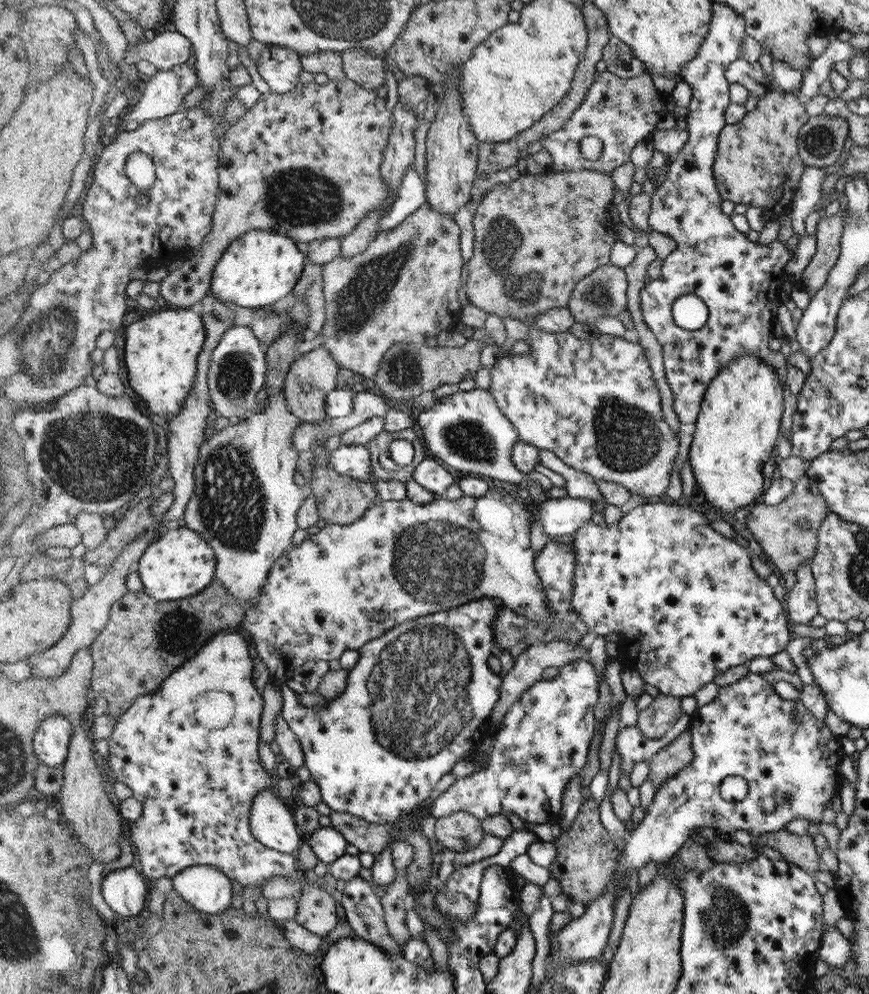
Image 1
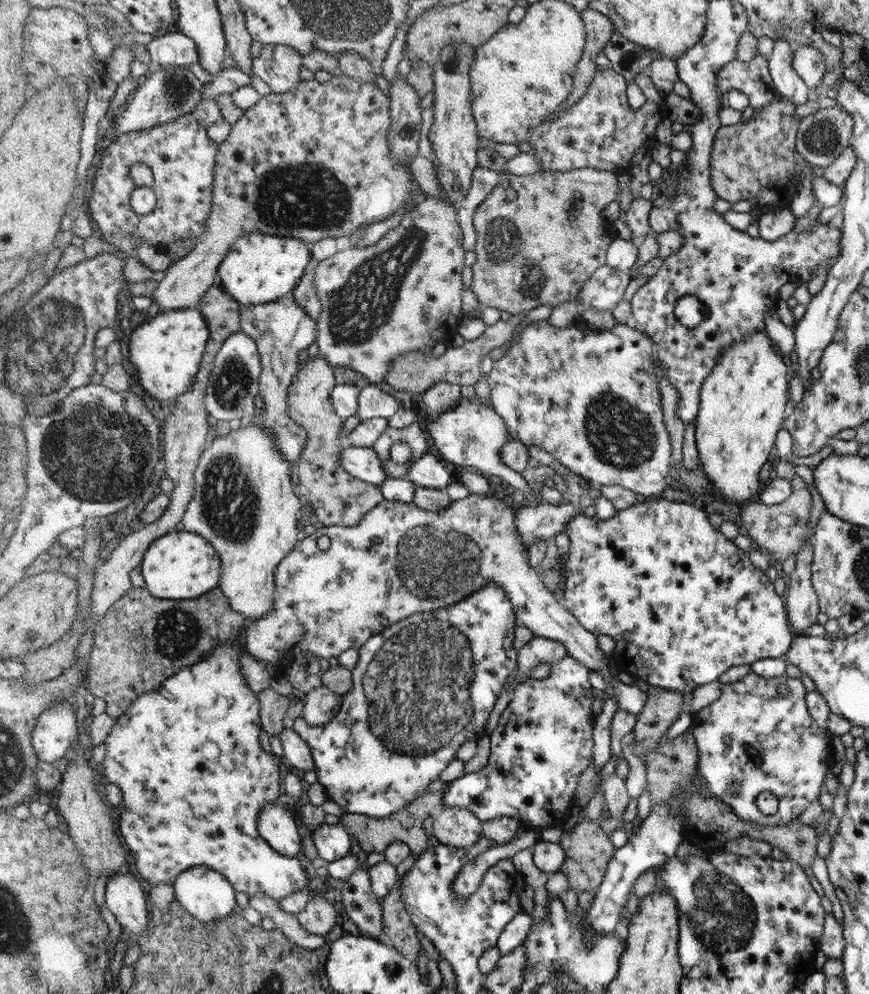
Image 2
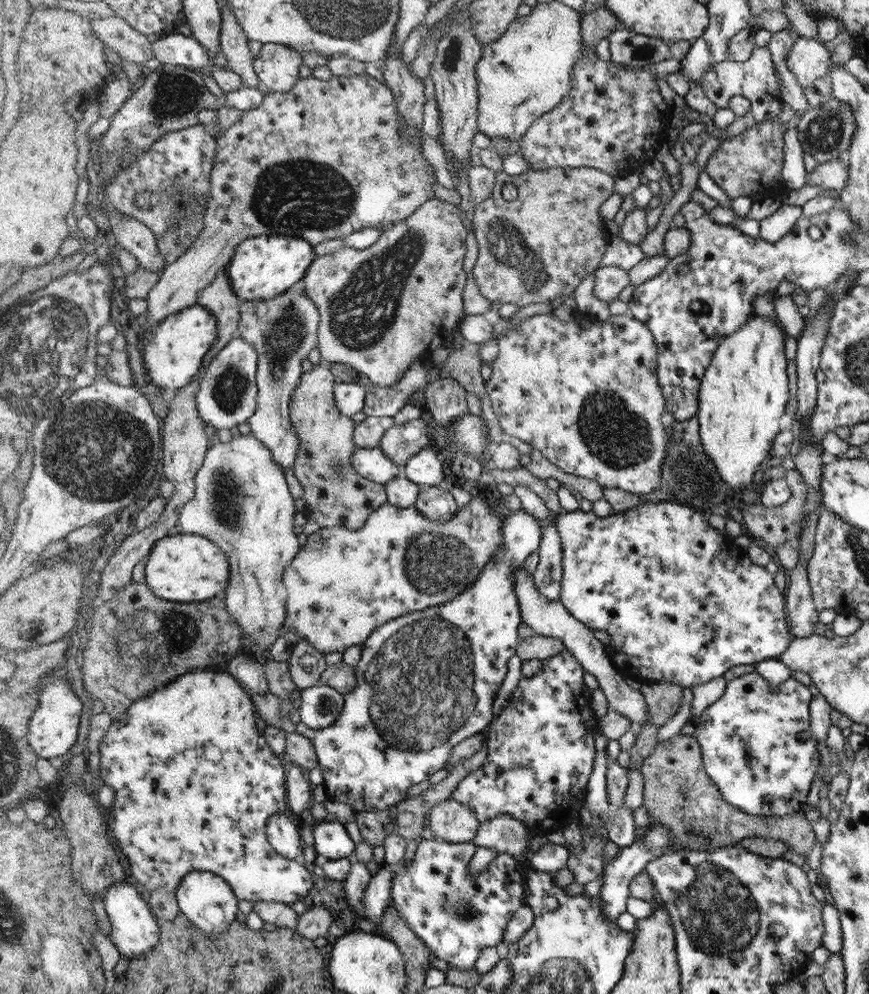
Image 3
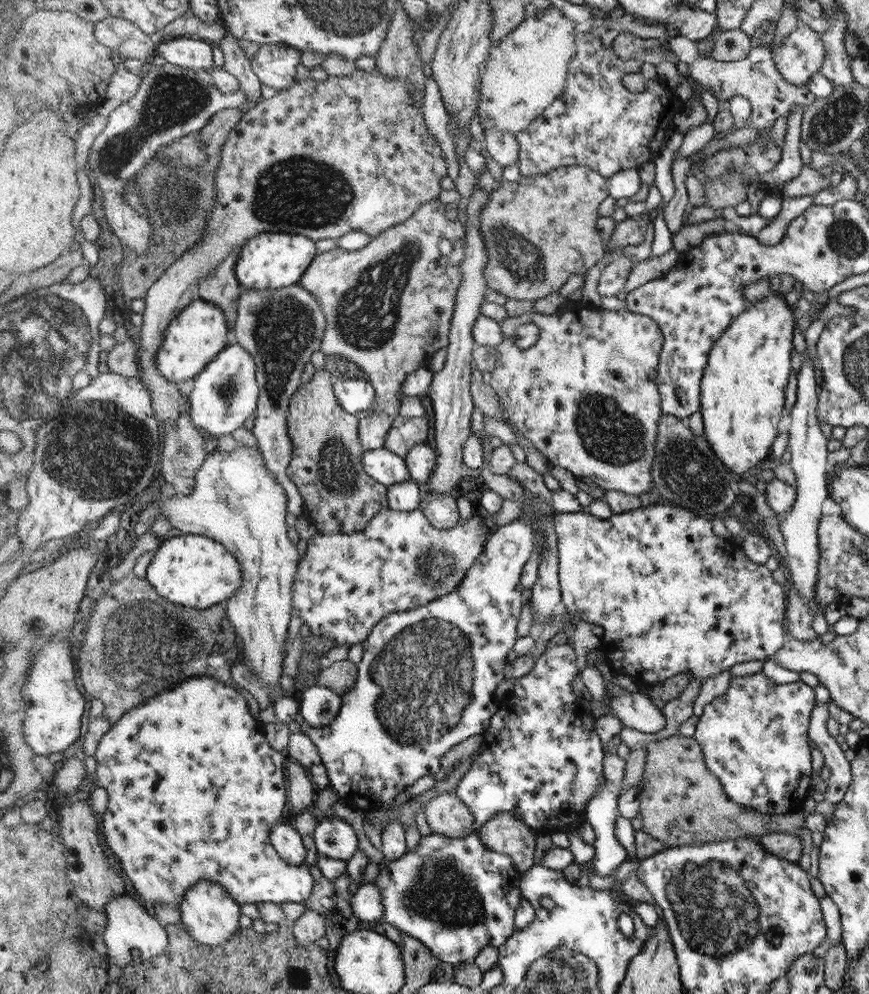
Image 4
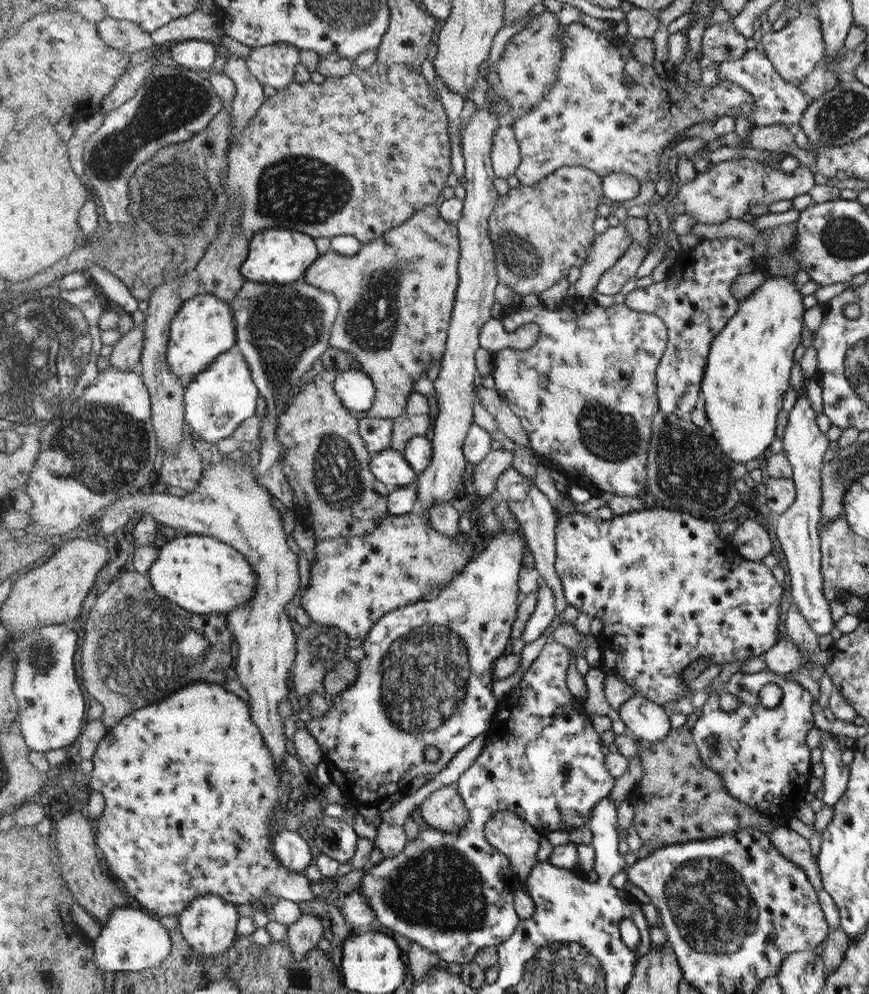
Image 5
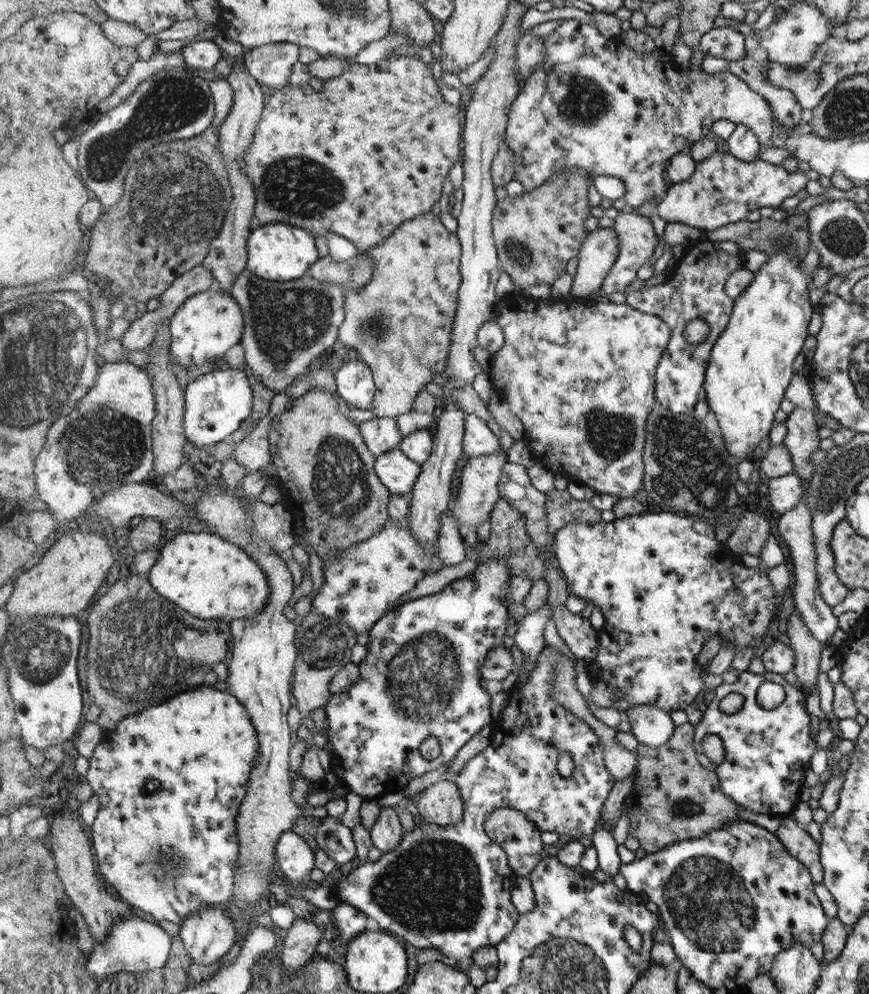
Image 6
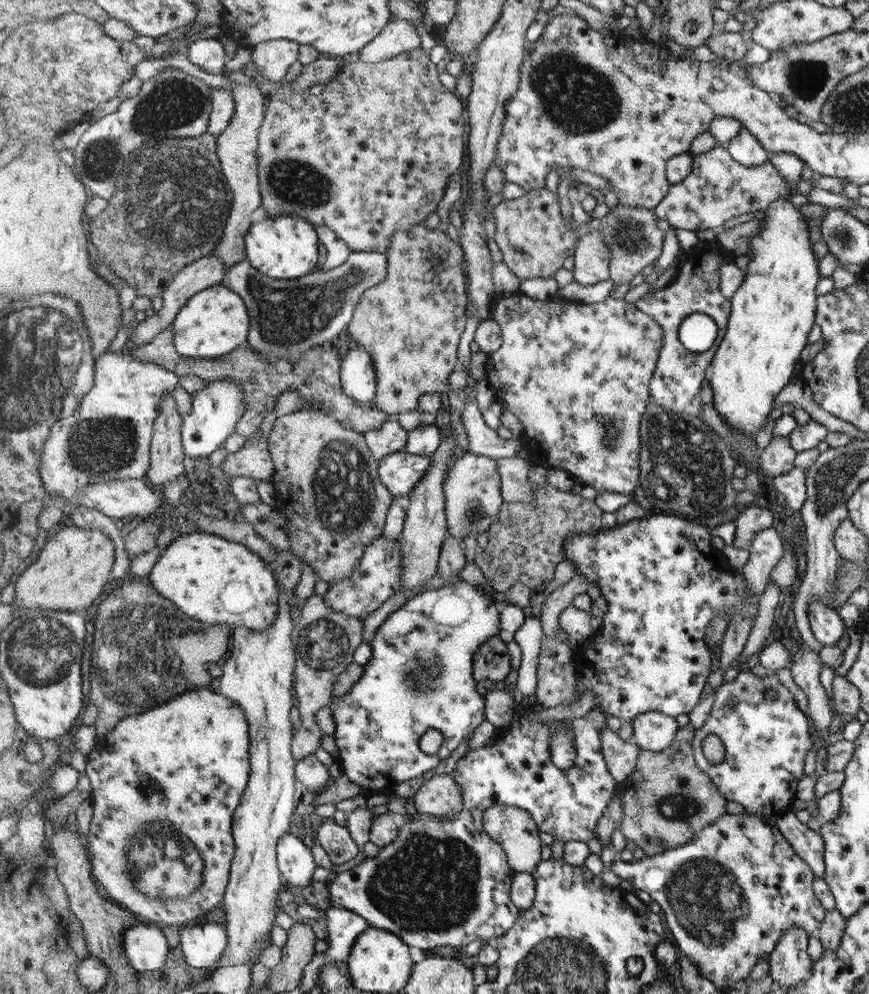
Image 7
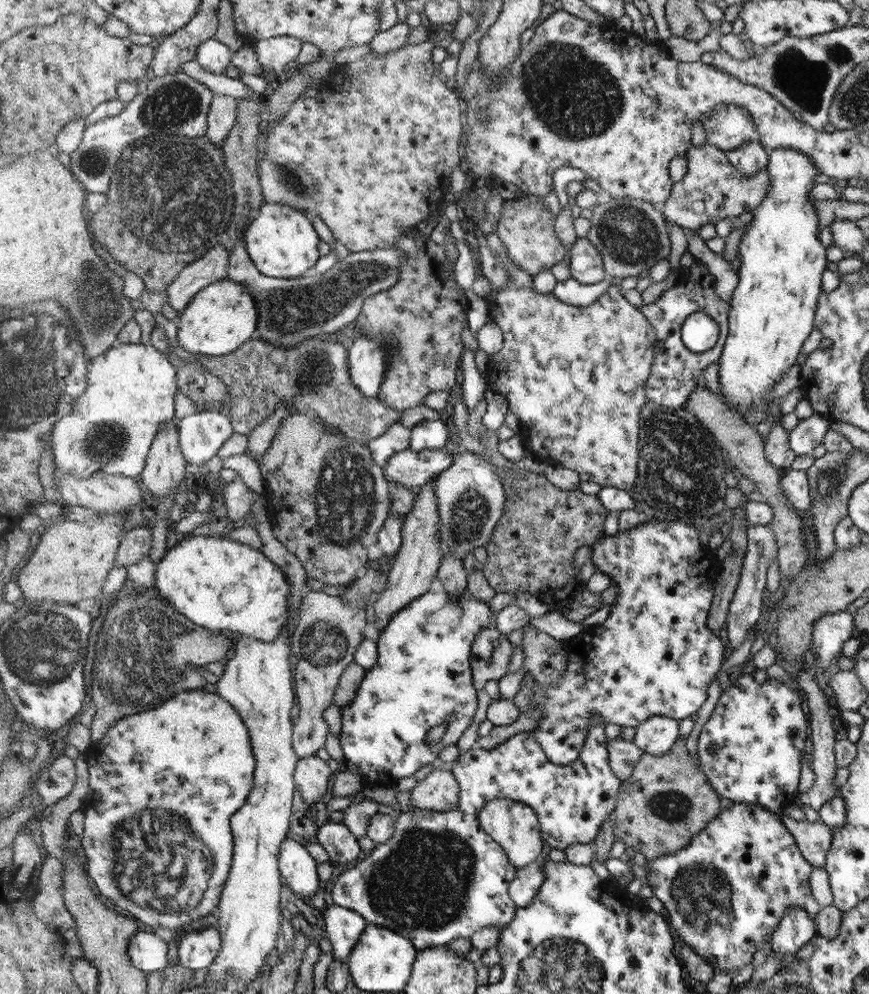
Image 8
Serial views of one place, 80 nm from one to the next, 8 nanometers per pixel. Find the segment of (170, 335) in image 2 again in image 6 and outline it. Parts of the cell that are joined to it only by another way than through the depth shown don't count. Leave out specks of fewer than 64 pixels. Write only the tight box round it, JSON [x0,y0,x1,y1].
[169,287,246,367]

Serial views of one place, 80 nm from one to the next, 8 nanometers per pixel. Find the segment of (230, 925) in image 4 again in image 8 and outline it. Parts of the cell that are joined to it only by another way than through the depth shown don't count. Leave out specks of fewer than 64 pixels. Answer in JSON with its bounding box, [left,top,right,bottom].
[179,927,220,971]

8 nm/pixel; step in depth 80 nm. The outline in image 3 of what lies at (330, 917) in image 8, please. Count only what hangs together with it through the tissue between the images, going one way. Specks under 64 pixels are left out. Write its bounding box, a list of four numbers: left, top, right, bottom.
[363,864,392,920]

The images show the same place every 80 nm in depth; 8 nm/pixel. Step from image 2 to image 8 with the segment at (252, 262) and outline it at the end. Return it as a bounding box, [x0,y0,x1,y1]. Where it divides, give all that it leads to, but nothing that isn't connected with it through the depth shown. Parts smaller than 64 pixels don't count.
[244,202,322,279]

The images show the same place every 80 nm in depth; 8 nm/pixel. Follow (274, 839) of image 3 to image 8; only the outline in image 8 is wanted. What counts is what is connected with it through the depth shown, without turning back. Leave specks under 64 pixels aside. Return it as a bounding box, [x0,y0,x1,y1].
[279,838,319,907]

